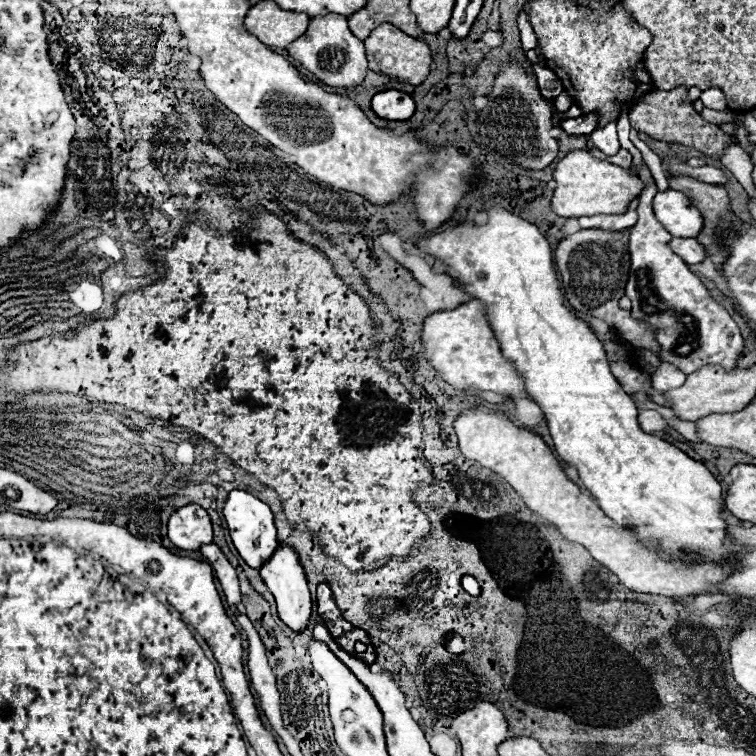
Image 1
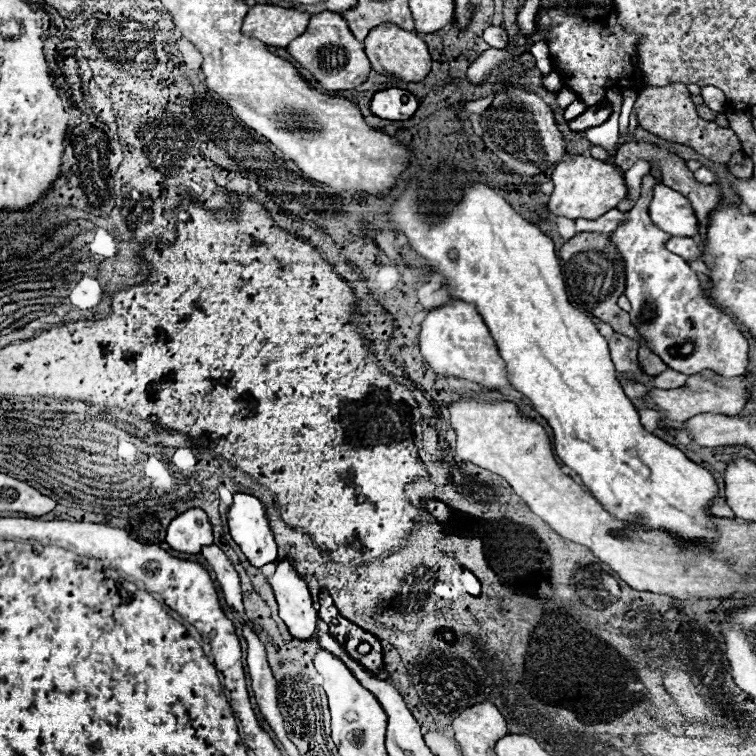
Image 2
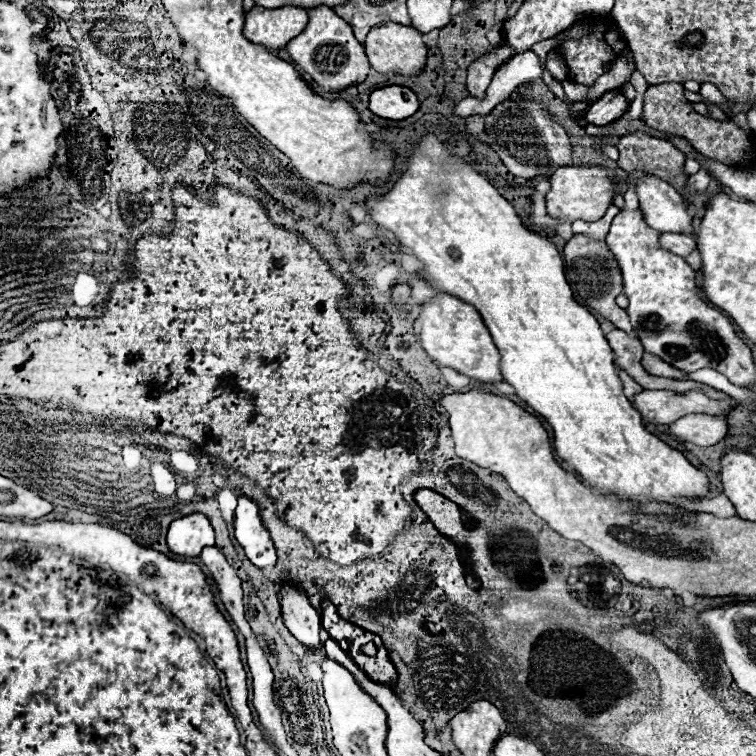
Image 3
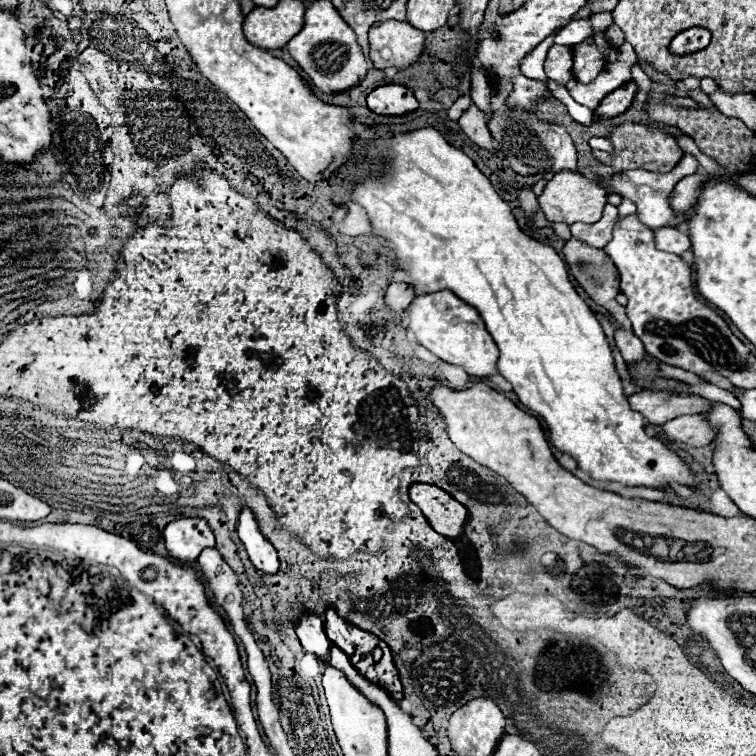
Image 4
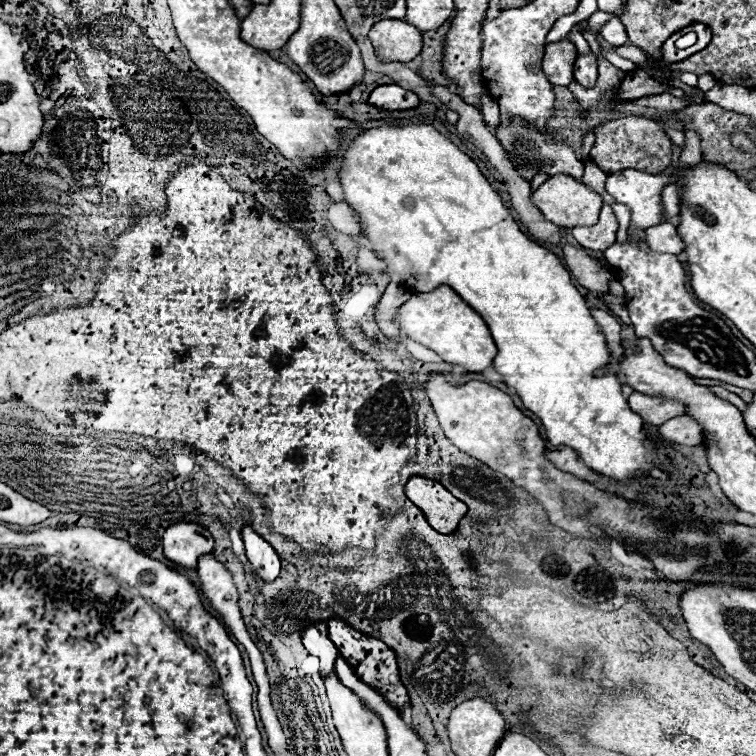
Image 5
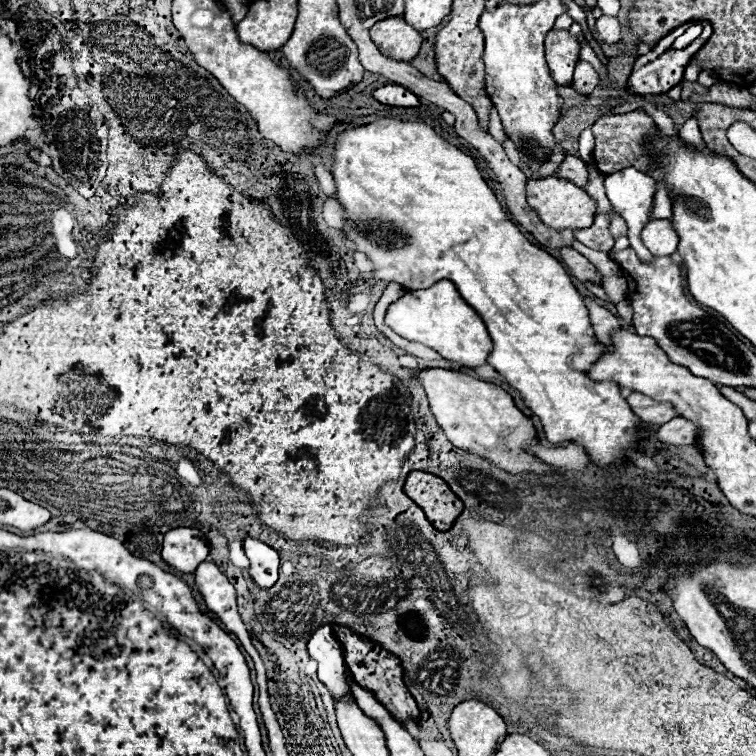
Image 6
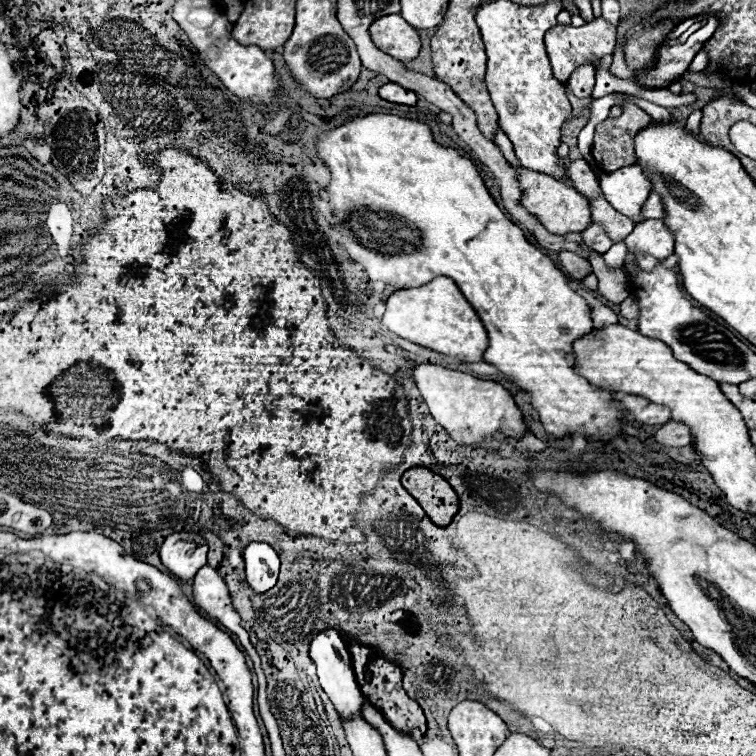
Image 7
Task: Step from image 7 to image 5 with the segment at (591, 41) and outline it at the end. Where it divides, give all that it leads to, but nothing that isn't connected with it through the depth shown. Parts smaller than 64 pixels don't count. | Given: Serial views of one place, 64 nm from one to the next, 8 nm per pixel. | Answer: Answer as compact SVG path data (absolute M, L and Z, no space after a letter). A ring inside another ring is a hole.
M612 18L608 24L604 24L602 36L604 36L612 46L622 46L622 44L628 40L626 30L624 30L624 26L618 22L618 18ZM572 42L548 44L542 60L542 70L554 86L568 86L572 82L572 68L576 60L576 48Z

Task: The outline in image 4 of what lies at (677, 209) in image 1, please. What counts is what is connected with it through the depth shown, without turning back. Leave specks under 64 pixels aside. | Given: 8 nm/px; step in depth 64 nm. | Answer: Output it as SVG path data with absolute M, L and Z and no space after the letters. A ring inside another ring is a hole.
M684 154L684 160L680 160L680 164L676 166L676 170L672 170L670 174L652 174L652 172L646 172L646 170L626 170L622 174L616 174L612 176L610 180L610 192L614 194L620 194L622 198L630 198L634 204L636 204L636 214L640 218L640 222L652 230L656 228L664 228L664 226L680 226L686 222L686 214L684 212L672 212L672 206L668 202L668 197L671 194L674 184L688 176L688 174L694 174L698 172L698 160L692 156L692 154Z

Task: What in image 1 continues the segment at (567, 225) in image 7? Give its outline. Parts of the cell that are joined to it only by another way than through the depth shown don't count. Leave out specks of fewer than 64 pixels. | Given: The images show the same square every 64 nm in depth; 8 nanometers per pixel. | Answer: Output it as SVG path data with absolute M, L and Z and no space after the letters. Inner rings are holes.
M572 150L564 154L554 170L558 182L552 196L552 210L564 218L580 218L592 214L624 214L628 204L644 190L644 182L632 170L620 168L606 160L594 158L590 150Z

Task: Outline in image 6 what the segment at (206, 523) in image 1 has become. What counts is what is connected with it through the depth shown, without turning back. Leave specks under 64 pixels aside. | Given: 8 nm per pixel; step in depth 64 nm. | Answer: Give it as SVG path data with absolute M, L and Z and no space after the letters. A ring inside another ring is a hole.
M172 528L164 534L162 558L176 570L192 574L200 562L208 558L210 544L202 530L198 528Z

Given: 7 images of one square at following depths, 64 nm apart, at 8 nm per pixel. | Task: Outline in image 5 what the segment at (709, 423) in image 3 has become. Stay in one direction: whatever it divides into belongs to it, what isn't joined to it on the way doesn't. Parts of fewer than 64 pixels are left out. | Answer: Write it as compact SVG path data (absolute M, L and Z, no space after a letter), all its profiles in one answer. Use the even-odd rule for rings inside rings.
M676 416L660 426L660 436L668 442L684 446L700 446L706 442L704 428L690 416Z

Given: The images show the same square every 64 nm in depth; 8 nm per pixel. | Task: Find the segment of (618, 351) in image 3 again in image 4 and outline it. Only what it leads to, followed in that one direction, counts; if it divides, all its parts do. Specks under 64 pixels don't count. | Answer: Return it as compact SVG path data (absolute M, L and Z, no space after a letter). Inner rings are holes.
M616 330L614 332L614 344L620 350L626 366L638 364L643 358L645 348L641 340L638 340L632 332L628 330ZM684 384L684 386L688 386L690 392L700 394L700 396L704 396L704 398L712 400L712 402L724 402L724 404L740 410L740 402L738 402L728 390L722 390L722 388L714 386L714 384Z

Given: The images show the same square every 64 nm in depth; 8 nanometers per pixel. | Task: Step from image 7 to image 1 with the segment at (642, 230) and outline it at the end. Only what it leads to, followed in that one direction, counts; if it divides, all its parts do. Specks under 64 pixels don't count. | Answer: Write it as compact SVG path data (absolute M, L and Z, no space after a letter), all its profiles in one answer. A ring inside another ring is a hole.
M674 238L668 246L670 246L688 266L700 264L700 262L706 258L706 248L702 248L696 238Z

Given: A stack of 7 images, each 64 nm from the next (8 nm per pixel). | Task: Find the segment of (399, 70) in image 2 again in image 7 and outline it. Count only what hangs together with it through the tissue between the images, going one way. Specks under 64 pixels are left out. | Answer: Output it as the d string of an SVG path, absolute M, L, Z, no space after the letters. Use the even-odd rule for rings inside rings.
M390 14L380 20L374 20L370 26L370 36L382 52L400 62L408 62L418 56L418 30L412 28L400 14Z

